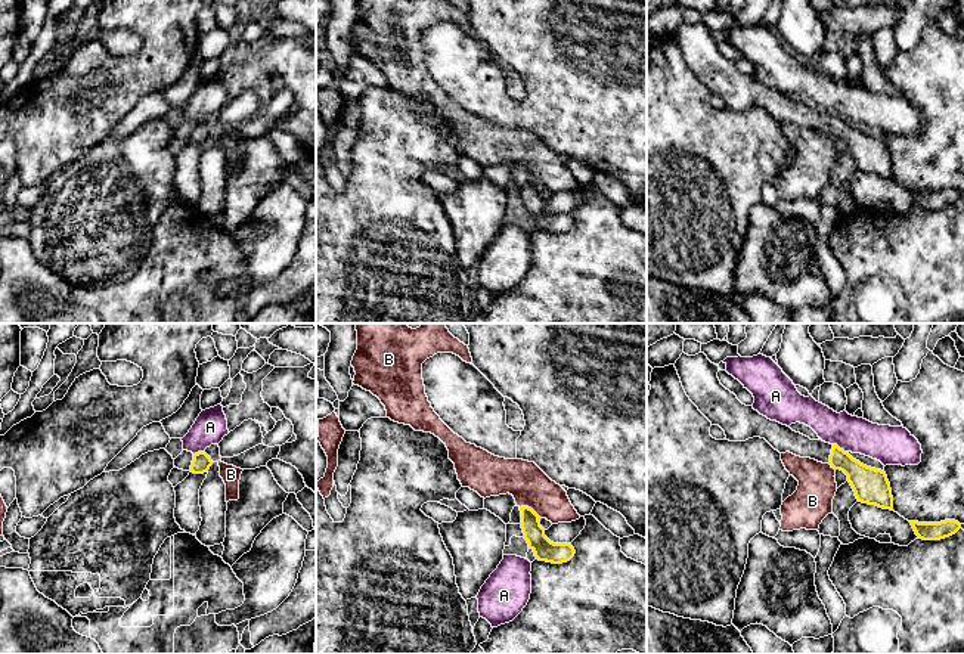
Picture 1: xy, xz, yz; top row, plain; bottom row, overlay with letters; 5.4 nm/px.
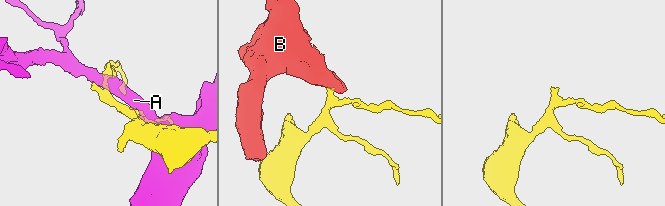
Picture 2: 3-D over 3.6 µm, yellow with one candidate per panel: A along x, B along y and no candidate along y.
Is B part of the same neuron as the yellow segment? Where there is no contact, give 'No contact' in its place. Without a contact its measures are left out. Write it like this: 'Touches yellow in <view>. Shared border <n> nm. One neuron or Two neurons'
Touches yellow in xz. Shared border 130 nm. Two neurons

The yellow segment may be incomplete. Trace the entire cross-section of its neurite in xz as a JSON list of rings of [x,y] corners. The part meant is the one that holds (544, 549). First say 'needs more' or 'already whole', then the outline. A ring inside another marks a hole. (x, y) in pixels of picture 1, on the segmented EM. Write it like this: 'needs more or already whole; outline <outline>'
already whole; outline [[[521,506],[521,529],[529,548],[534,552],[536,560],[552,564],[570,561],[576,551],[571,543],[554,543],[545,536],[540,526],[540,517],[529,506]]]

